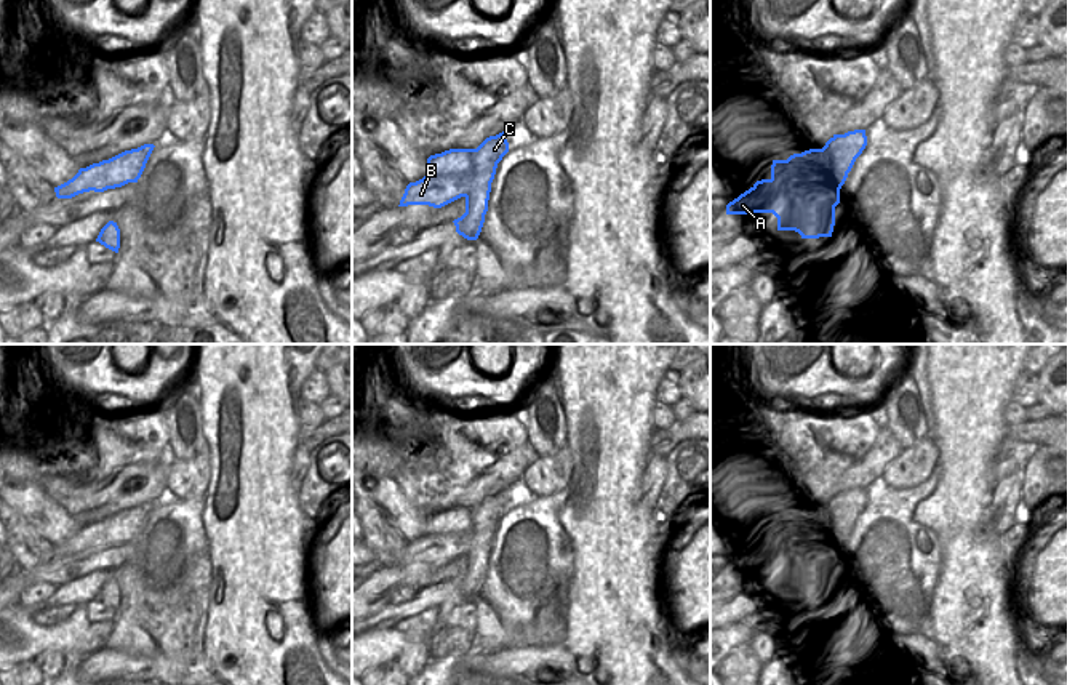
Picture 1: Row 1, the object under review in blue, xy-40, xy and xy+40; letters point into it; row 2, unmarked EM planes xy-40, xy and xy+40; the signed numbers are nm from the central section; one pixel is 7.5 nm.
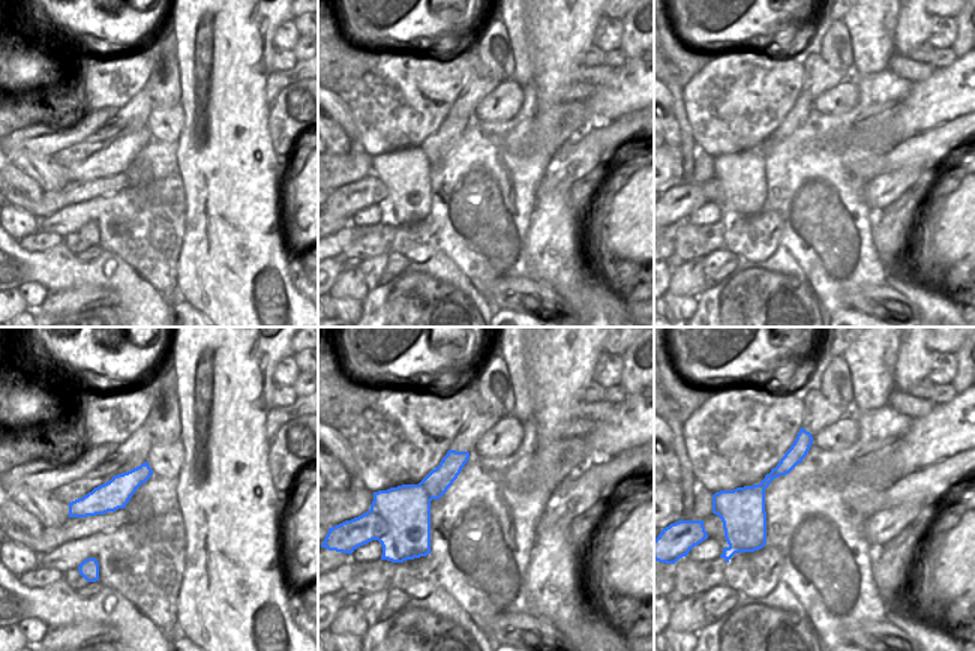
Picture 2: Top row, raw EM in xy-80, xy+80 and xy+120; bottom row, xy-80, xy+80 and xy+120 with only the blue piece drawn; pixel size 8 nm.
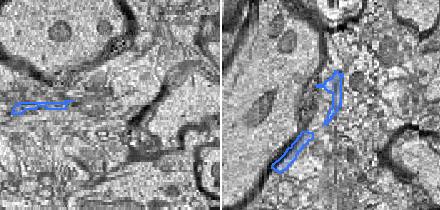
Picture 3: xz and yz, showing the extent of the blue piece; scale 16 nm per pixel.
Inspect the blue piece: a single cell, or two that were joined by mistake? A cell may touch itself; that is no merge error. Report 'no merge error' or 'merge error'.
merge error

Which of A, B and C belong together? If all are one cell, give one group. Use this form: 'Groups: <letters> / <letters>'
Groups: A B / C.

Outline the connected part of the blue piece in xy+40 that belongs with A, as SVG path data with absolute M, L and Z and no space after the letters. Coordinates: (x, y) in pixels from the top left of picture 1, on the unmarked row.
M805 509L787 519L773 519L771 536L757 539L749 549L726 563L726 573L773 571L777 589L795 589L801 597L832 595L825 587L833 573L830 531L825 509Z

